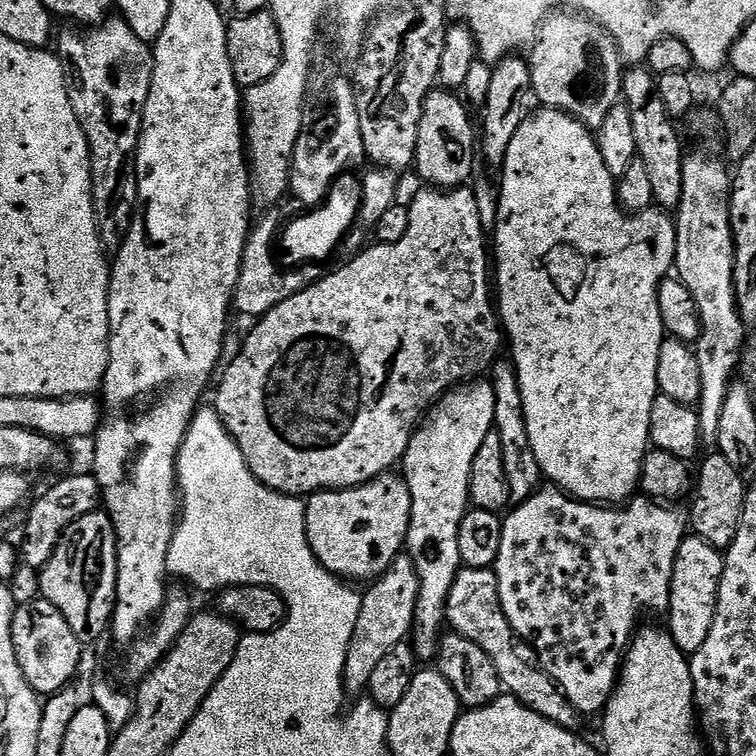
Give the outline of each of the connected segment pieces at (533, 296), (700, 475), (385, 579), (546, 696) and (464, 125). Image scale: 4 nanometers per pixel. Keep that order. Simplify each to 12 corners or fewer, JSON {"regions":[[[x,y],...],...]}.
{"regions":[[[525,115],[494,288],[553,485],[640,487],[676,221]],[[719,454],[699,461],[690,528],[727,550],[746,482]],[[401,554],[360,597],[344,690],[360,698],[374,666],[409,639],[418,570]],[[461,567],[451,631],[490,654],[507,695],[558,726],[581,712],[512,645],[492,568]],[[455,91],[422,106],[414,172],[447,190],[471,181],[478,128]]]}

